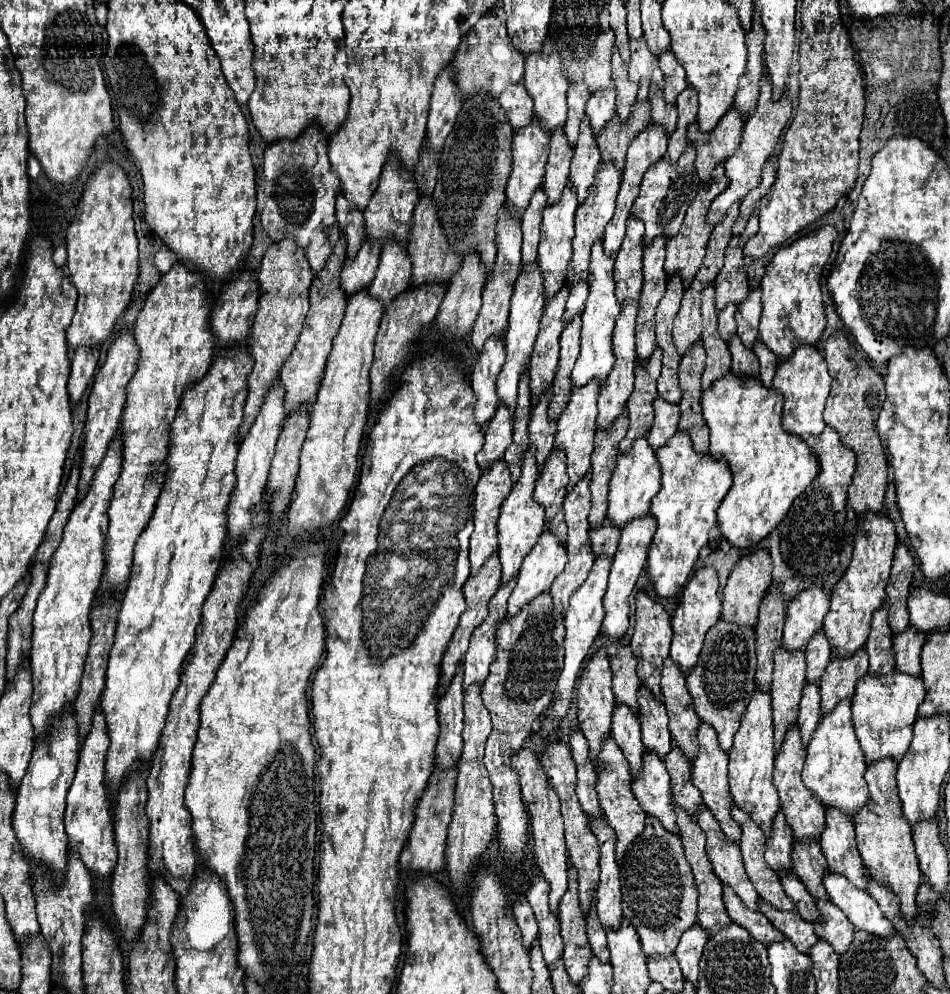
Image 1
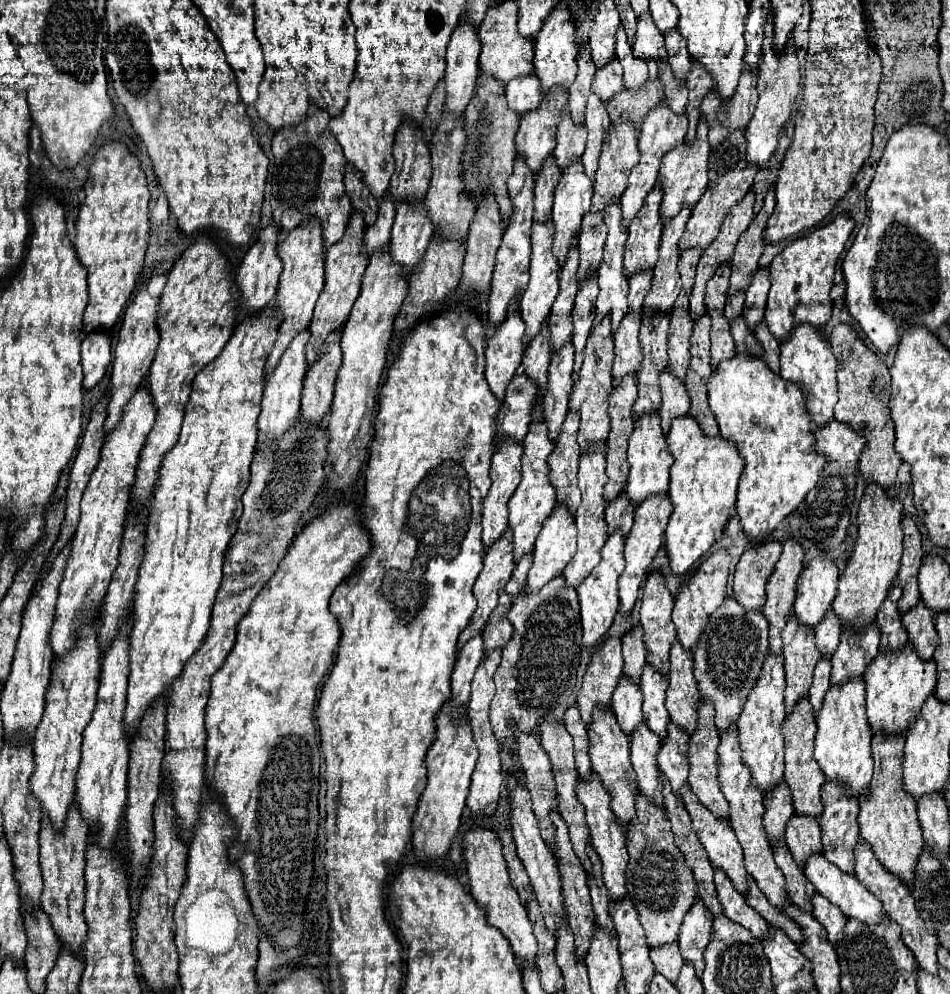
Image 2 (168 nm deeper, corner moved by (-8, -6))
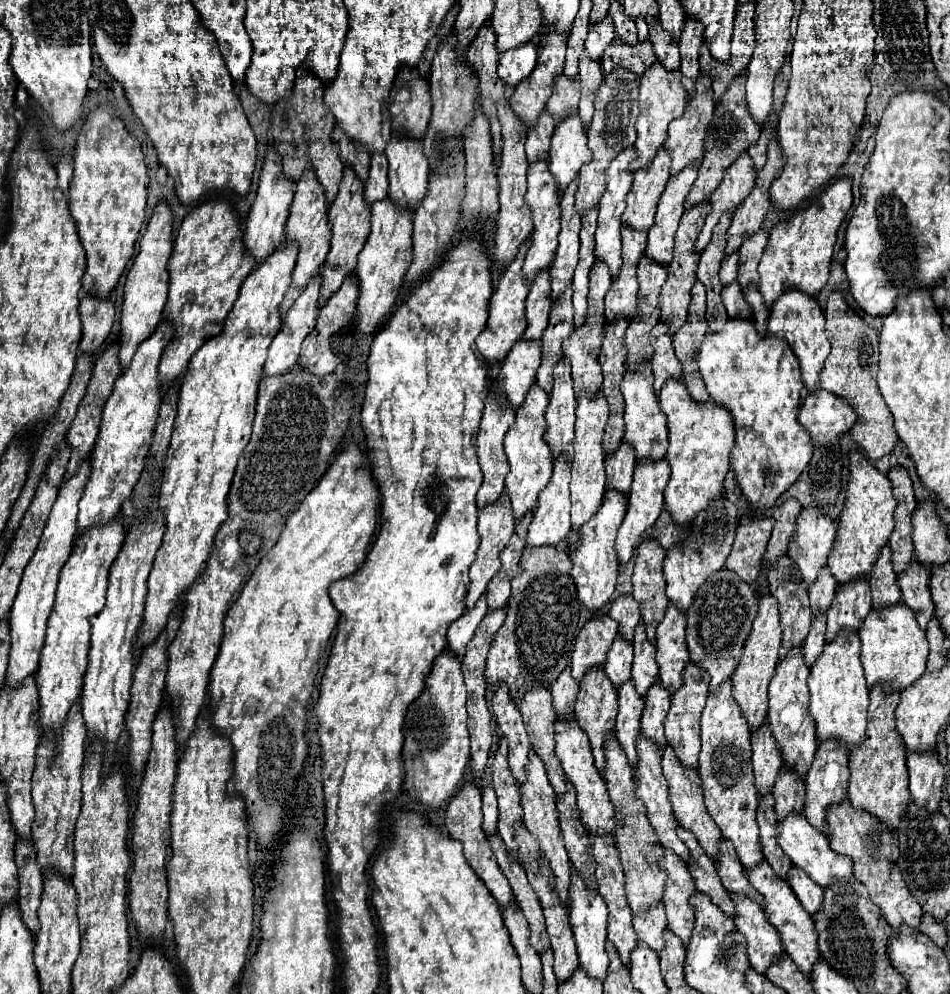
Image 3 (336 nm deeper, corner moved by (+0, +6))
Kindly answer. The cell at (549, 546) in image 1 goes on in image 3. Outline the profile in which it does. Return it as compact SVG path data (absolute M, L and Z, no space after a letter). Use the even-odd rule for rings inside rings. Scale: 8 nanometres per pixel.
M557 458L549 484L539 494L539 504L533 512L533 520L527 532L527 546L557 546L571 532L569 522L569 480L571 470L565 458Z

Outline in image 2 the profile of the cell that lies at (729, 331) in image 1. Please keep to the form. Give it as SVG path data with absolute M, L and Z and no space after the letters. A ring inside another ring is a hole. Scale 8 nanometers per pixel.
M739 290L737 294L733 294L733 296L729 296L729 298L727 298L725 316L727 316L729 320L735 320L737 316L741 316L741 310L743 310L743 300L745 300L743 290Z

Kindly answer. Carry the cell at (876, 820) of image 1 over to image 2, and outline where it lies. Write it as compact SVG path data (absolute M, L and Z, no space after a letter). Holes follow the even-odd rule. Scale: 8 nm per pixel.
M881 734L873 736L873 758L875 772L873 780L859 796L859 830L861 838L873 846L877 860L903 882L913 880L913 862L917 862L917 854L921 854L923 836L917 818L915 798L903 788L903 744L905 736L901 734Z

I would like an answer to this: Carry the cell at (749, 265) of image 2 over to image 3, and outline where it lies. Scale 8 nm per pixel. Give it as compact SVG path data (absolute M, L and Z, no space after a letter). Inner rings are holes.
M773 138L769 142L767 164L757 174L753 192L743 200L743 204L733 214L733 220L731 220L731 226L729 226L729 232L727 232L725 258L735 254L741 248L741 244L761 228L765 212L769 210L769 204L771 204L769 186L771 186L773 178L777 176L777 172L781 170L781 166L783 166L781 148L779 148L777 140Z

